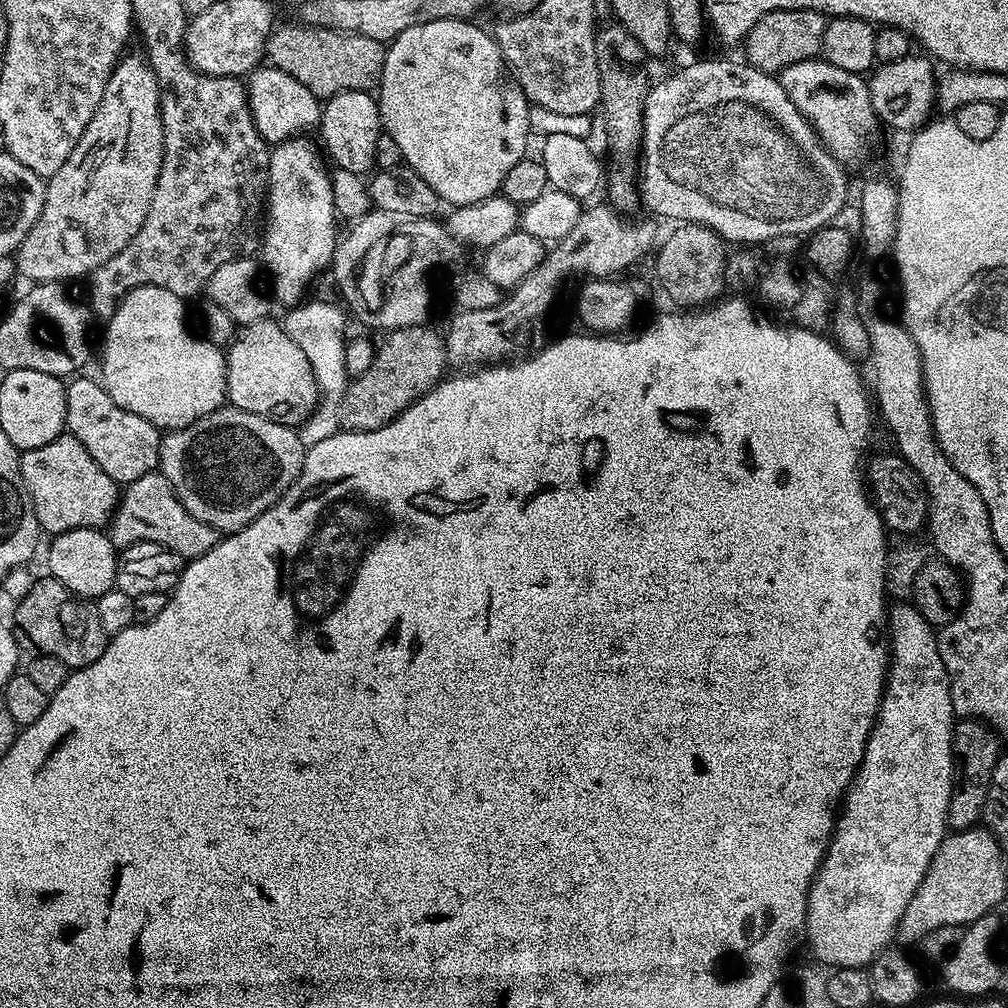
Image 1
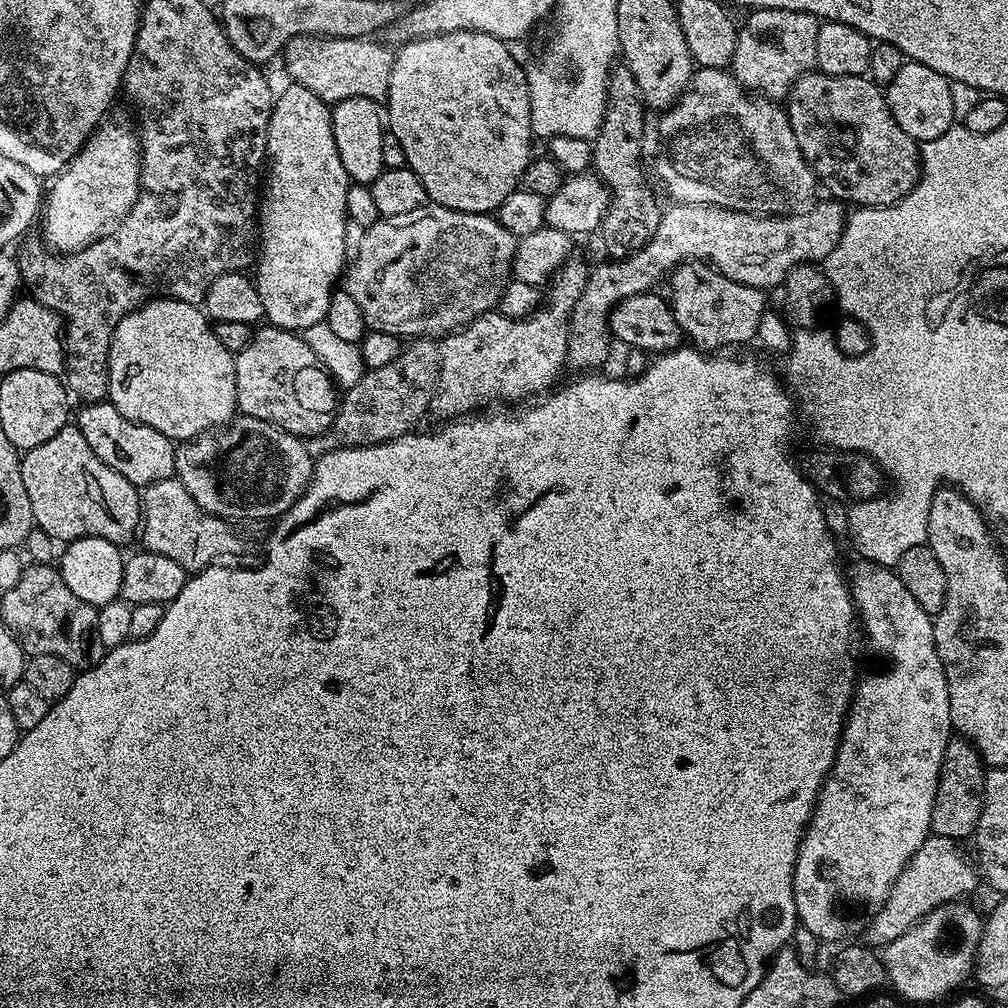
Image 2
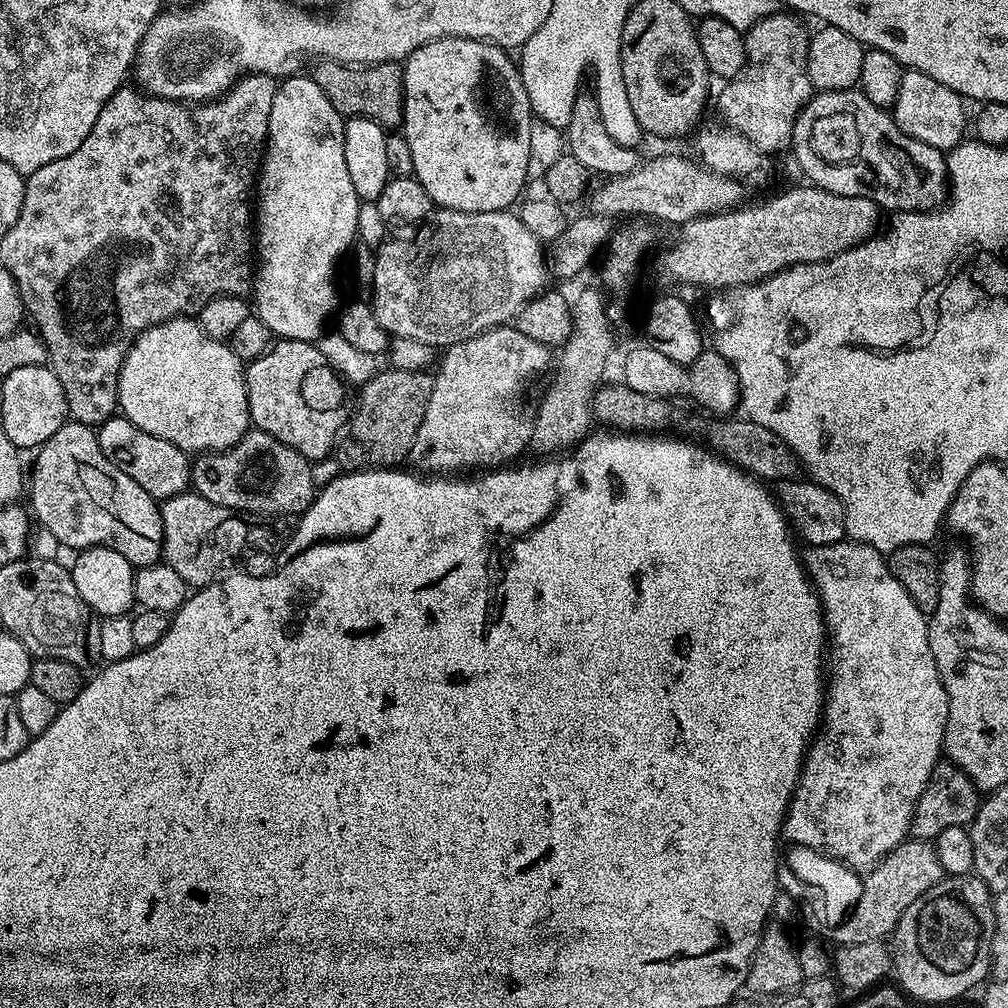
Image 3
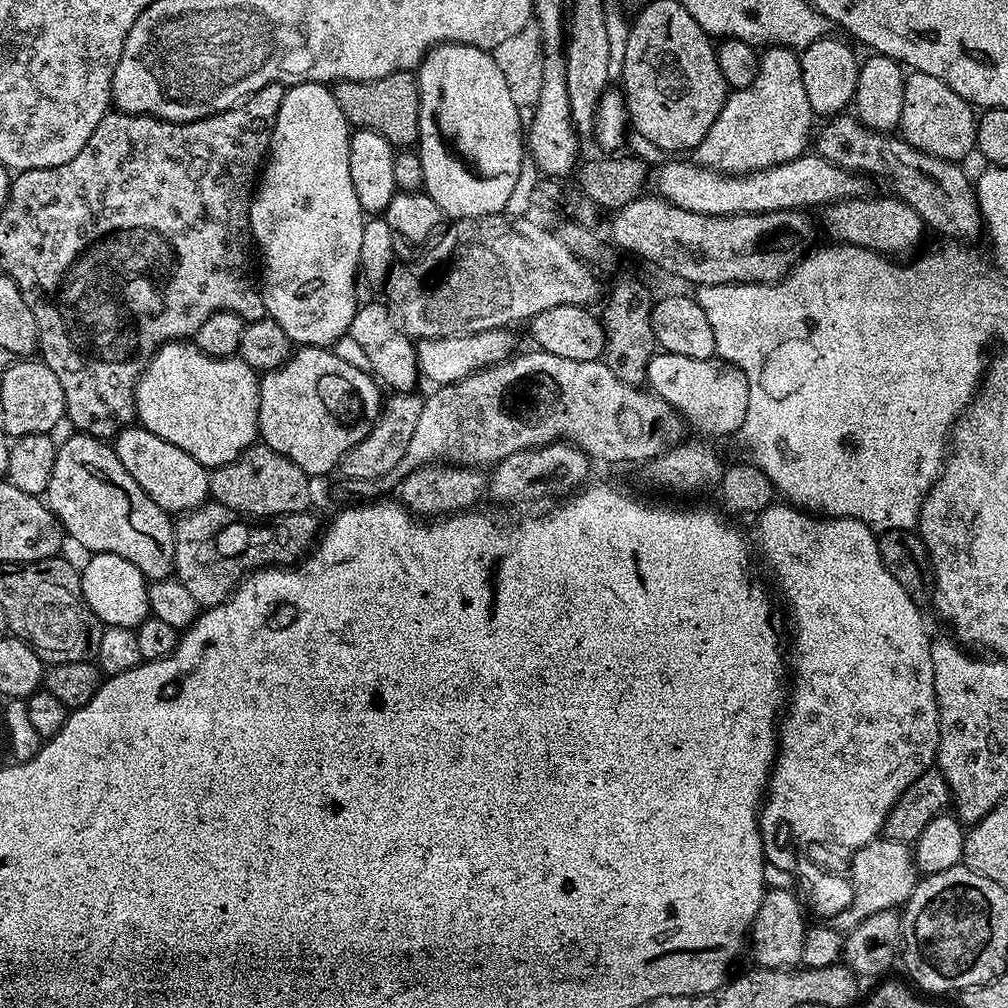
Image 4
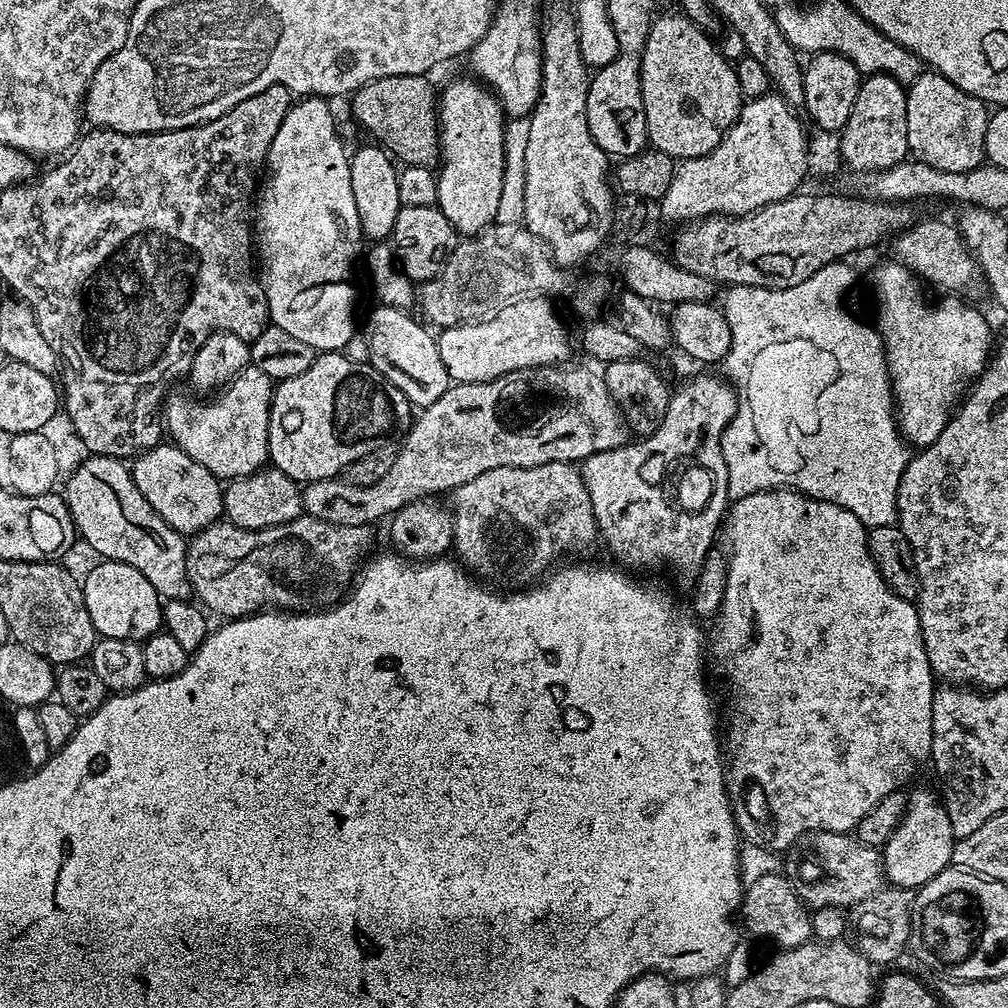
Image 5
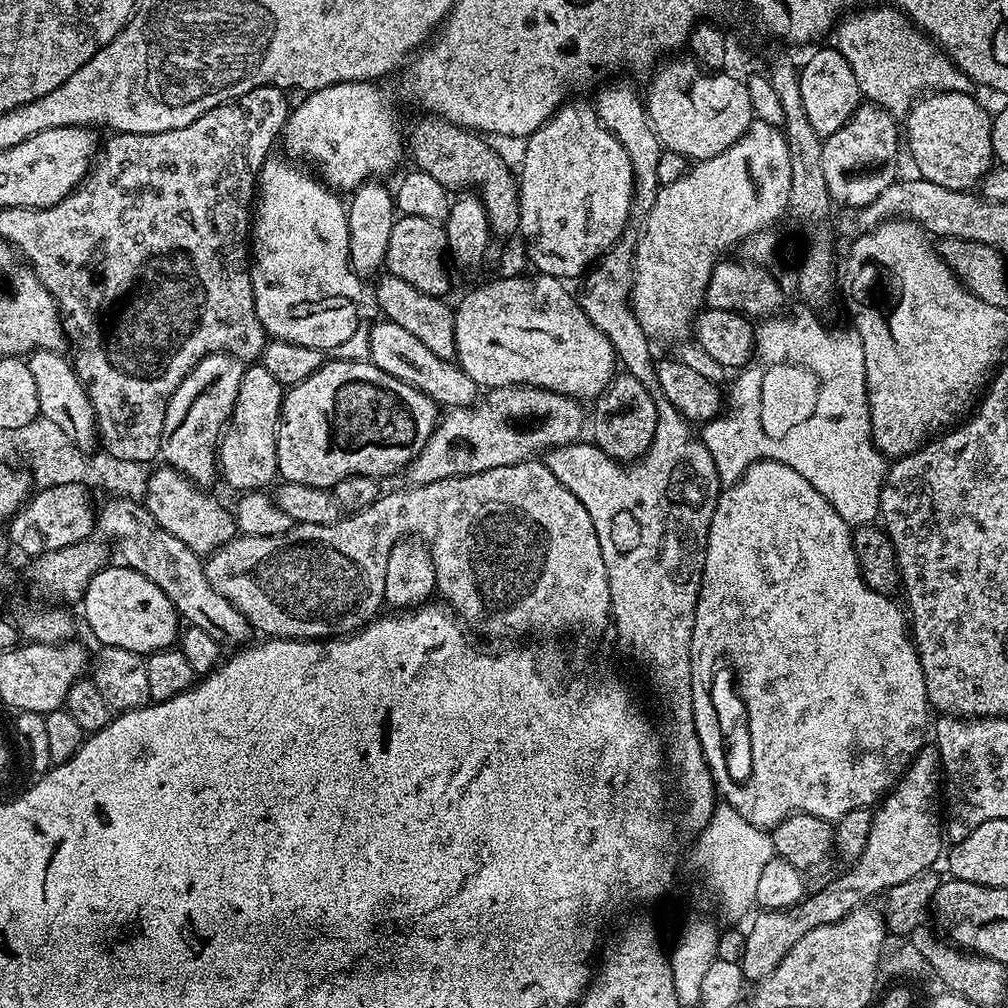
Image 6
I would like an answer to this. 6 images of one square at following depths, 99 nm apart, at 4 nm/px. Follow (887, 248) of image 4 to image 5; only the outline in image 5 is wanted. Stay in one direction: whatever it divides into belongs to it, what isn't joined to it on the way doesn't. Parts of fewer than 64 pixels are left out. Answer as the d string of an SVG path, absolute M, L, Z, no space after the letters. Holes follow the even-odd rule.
M917 219L909 228L904 229L895 237L896 240L896 256L895 259L899 263L904 264L911 270L921 281L929 280L932 284L937 284L940 288L945 288L948 294L964 294L966 292L972 294L979 290L980 284L982 288L982 273L980 264L972 255L971 248L966 246L966 242L960 236L960 229L955 223L944 220L920 220Z

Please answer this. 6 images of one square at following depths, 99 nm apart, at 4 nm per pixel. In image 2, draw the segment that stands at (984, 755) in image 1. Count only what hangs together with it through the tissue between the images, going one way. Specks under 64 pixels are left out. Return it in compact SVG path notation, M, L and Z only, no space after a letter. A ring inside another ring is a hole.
M953 738L946 746L946 754L942 762L942 770L938 778L938 794L934 798L934 814L932 815L932 832L938 836L945 836L957 842L971 837L978 826L978 818L982 814L984 805L984 774L986 765L980 758L980 752L969 740Z

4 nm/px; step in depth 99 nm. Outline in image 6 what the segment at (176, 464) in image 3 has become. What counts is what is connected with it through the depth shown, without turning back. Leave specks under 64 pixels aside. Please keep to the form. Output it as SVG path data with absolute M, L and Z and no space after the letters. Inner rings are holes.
M167 466L153 467L149 476L147 490L145 490L142 503L148 509L148 513L154 518L154 522L158 526L162 526L162 530L166 530L170 534L174 534L174 538L178 538L182 542L186 542L186 546L190 546L190 550L197 552L200 557L207 558L212 553L217 552L226 542L230 542L238 534L236 526L236 518L231 507L223 508L214 497L208 493L201 485L195 484L194 481L188 479L176 468Z

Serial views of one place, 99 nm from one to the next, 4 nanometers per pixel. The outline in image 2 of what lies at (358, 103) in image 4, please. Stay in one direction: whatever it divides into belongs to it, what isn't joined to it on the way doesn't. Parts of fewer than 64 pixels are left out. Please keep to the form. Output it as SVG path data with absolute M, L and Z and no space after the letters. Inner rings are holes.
M296 36L289 40L282 49L282 61L288 71L288 80L293 84L306 86L318 98L322 98L325 104L335 106L339 100L346 98L370 98L377 102L387 101L390 90L390 74L394 70L396 61L393 49L379 44L376 38L334 38L333 36Z

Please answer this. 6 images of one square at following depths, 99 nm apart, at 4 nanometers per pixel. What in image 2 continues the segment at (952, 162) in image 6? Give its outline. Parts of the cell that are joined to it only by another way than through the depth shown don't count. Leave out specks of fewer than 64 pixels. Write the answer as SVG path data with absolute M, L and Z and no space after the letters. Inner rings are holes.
M908 60L894 74L894 78L886 85L888 105L894 114L894 122L910 134L917 142L942 138L946 130L954 126L952 120L956 116L956 100L952 97L954 85L946 79L938 70L930 70L930 66L922 66L917 60Z

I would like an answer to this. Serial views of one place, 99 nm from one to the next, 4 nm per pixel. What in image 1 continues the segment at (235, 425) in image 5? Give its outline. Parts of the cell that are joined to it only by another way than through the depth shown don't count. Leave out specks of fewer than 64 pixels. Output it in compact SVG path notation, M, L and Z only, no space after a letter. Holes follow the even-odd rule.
M138 286L125 292L115 314L107 317L108 329L104 332L104 361L100 372L104 389L114 398L122 410L146 418L155 428L171 430L185 428L211 412L219 412L225 407L226 356L217 345L205 340L203 335L188 329L188 316L184 313L185 301L162 286Z

